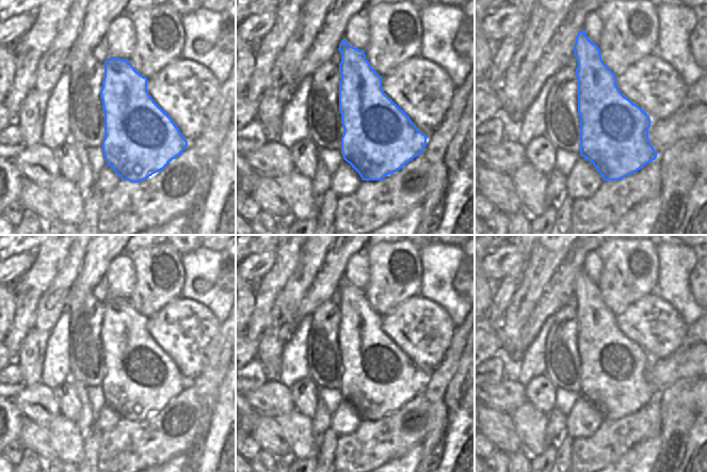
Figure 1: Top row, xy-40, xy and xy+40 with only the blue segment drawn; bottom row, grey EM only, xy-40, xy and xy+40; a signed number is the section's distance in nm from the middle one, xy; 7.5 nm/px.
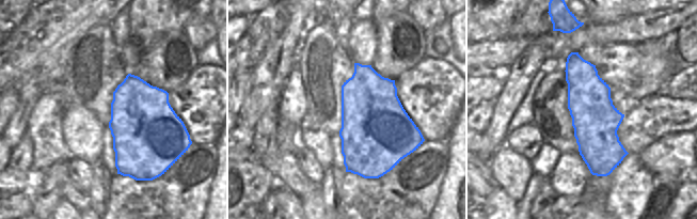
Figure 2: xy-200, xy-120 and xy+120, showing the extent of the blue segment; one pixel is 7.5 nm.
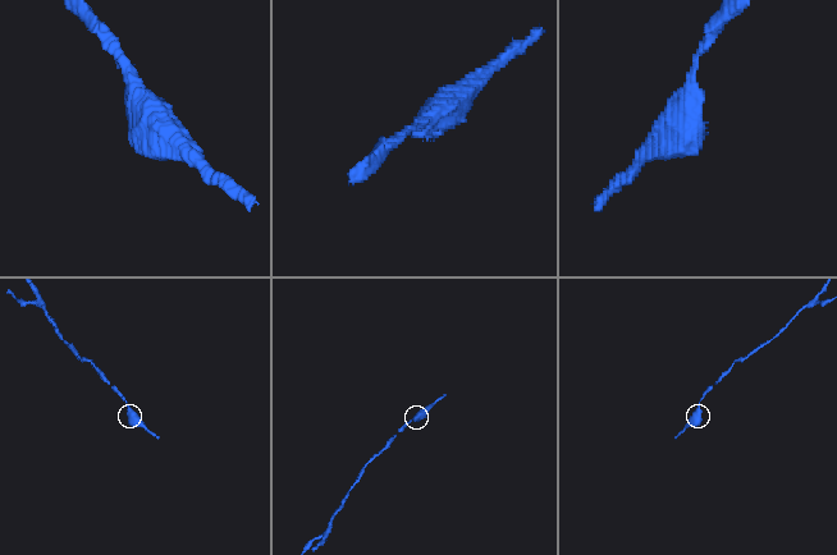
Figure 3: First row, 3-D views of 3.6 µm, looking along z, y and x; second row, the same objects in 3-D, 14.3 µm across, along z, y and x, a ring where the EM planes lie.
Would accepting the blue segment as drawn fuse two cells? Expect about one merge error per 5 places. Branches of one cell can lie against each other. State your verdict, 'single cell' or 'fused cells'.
single cell

